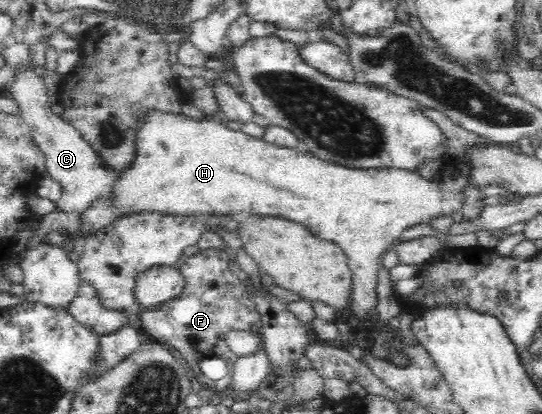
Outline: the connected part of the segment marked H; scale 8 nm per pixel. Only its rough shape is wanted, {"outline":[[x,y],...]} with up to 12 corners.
{"outline":[[149,114],[109,230],[141,210],[283,217],[344,249],[374,319],[378,260],[461,210],[440,181],[357,170],[212,118]]}

